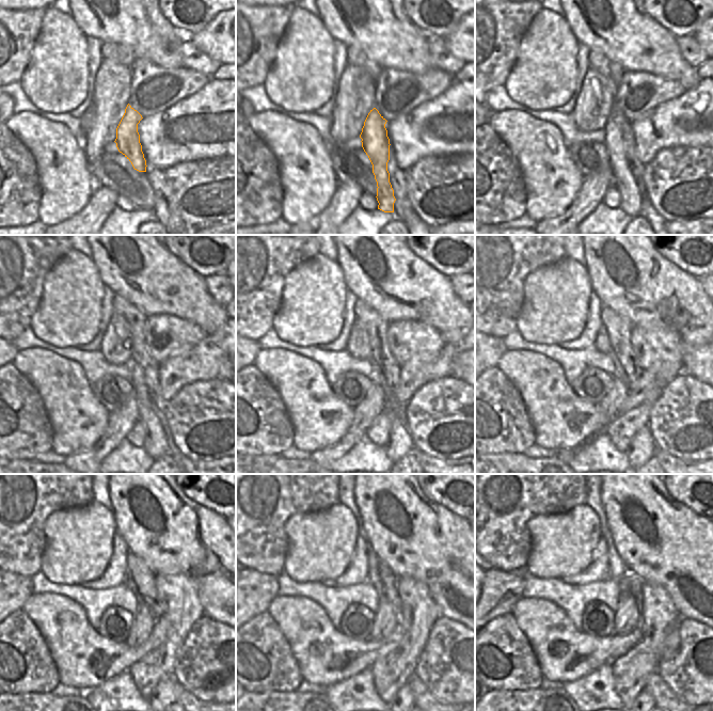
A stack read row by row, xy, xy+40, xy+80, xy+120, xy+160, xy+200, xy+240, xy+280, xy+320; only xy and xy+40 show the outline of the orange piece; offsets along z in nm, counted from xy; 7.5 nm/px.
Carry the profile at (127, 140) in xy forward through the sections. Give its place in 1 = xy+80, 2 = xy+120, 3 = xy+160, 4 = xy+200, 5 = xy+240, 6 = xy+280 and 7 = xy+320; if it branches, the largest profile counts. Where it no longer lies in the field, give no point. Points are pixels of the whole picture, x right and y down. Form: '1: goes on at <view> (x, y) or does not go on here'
1: goes on at xy+80 (632, 189)
2: goes on at xy+120 (156, 444)
3: goes on at xy+160 (400, 443)
4: goes on at xy+200 (642, 449)
5: goes on at xy+240 (165, 691)
6: goes on at xy+280 (405, 691)
7: goes on at xy+320 (644, 691)

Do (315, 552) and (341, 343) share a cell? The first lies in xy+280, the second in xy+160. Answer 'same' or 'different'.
different

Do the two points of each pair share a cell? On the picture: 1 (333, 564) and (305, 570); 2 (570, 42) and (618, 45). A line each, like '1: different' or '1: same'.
1: same
2: different

